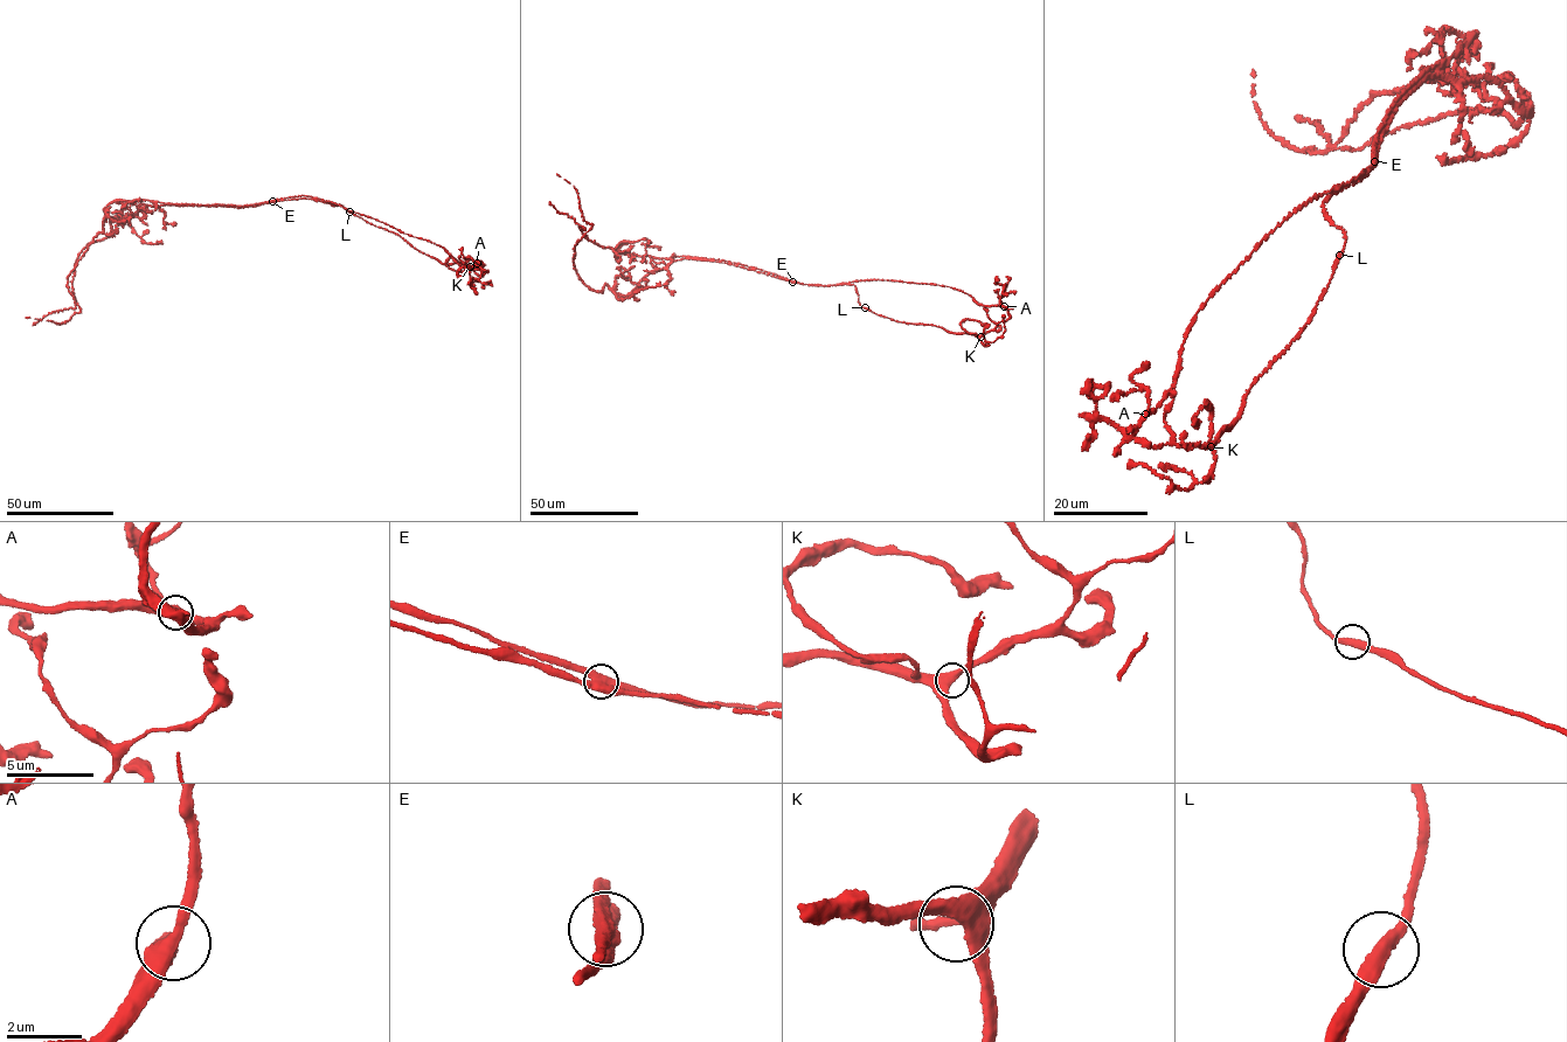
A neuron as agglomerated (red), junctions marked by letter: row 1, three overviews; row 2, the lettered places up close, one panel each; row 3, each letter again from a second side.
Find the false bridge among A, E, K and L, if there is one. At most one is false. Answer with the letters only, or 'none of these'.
E

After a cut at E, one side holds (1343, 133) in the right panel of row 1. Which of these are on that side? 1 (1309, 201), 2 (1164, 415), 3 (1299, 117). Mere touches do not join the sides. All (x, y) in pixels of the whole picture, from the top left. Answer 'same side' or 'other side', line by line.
1: same side
2: other side
3: same side

